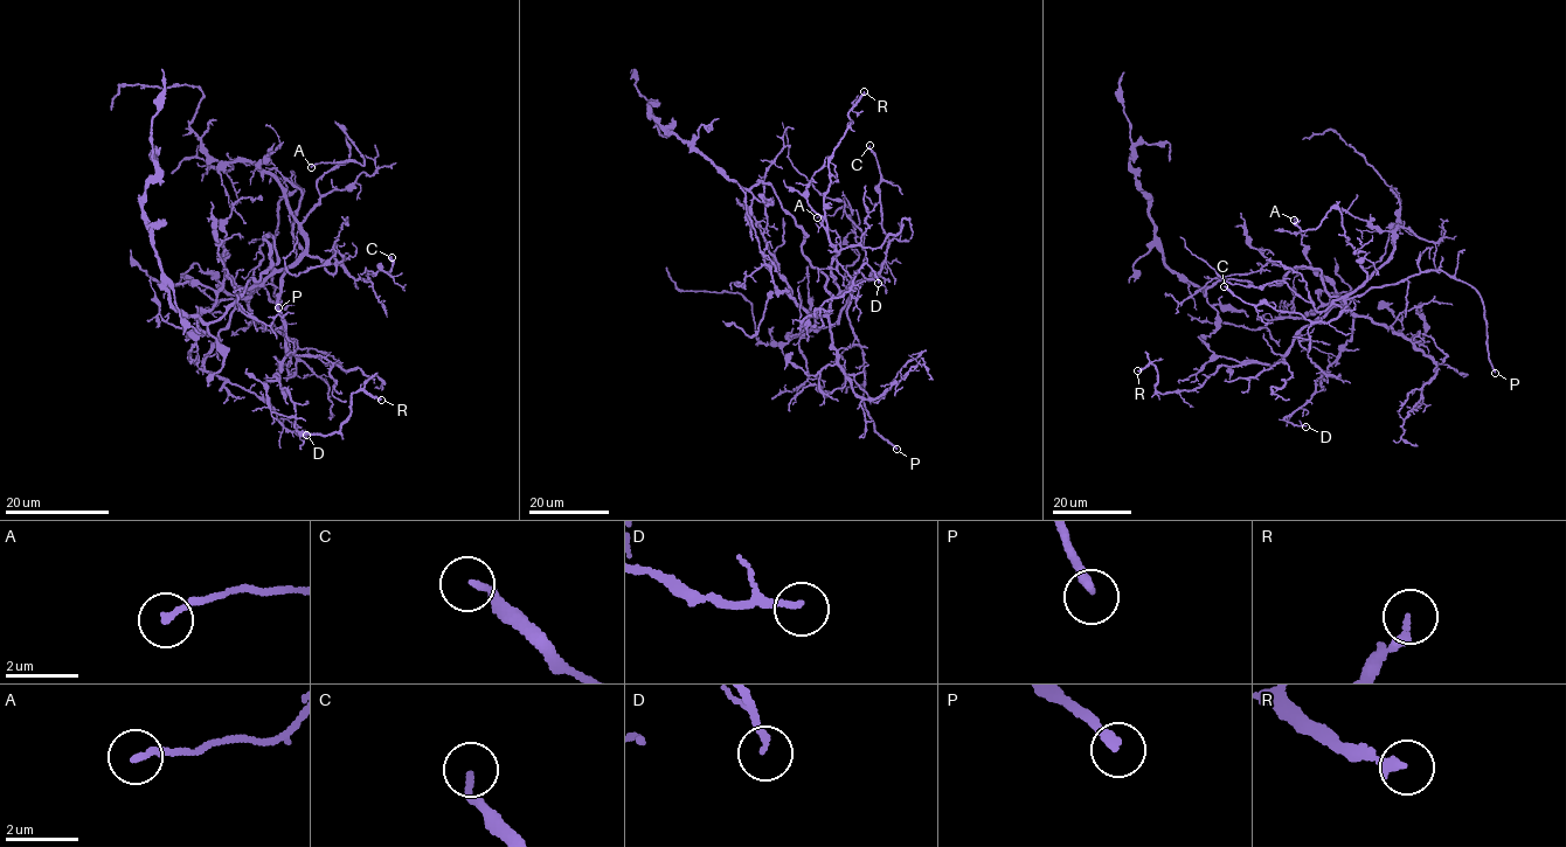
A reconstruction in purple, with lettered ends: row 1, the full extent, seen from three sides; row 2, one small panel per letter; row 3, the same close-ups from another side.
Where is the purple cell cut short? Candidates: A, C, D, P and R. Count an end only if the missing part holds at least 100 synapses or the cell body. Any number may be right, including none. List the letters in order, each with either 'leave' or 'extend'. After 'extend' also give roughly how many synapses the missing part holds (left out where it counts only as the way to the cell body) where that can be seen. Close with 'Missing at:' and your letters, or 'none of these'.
A: leave
C: leave
D: leave
P: extend
R: leave
Missing at: P

